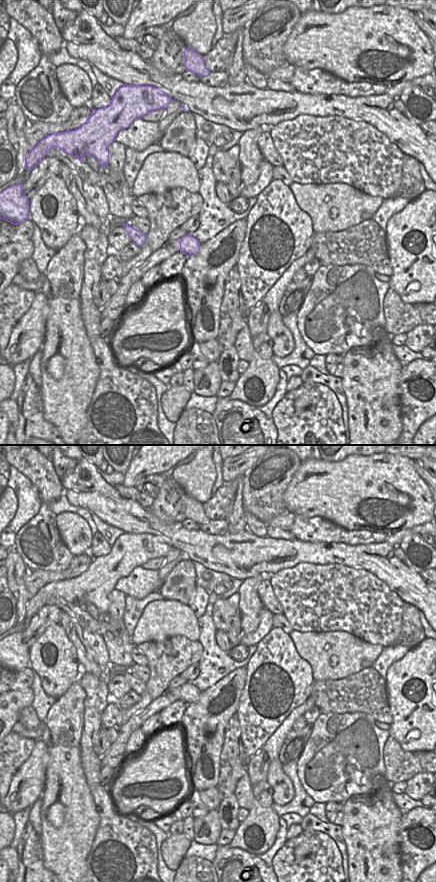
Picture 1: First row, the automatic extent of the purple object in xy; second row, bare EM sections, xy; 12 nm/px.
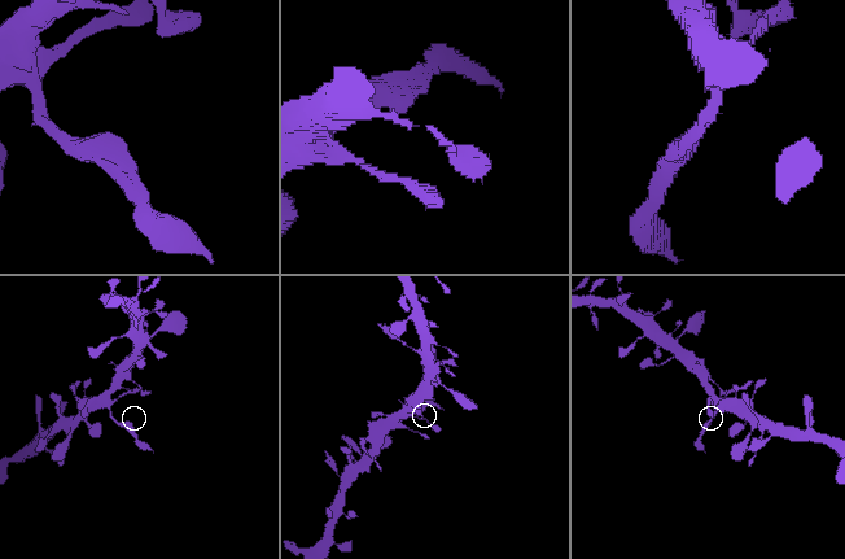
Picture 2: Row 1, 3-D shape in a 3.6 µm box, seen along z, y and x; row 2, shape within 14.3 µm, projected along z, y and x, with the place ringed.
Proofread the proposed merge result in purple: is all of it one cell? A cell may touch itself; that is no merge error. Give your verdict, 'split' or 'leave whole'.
split

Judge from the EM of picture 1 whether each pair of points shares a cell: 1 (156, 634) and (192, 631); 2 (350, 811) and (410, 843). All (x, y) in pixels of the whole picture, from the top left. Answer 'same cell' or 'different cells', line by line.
1: same cell
2: different cells

